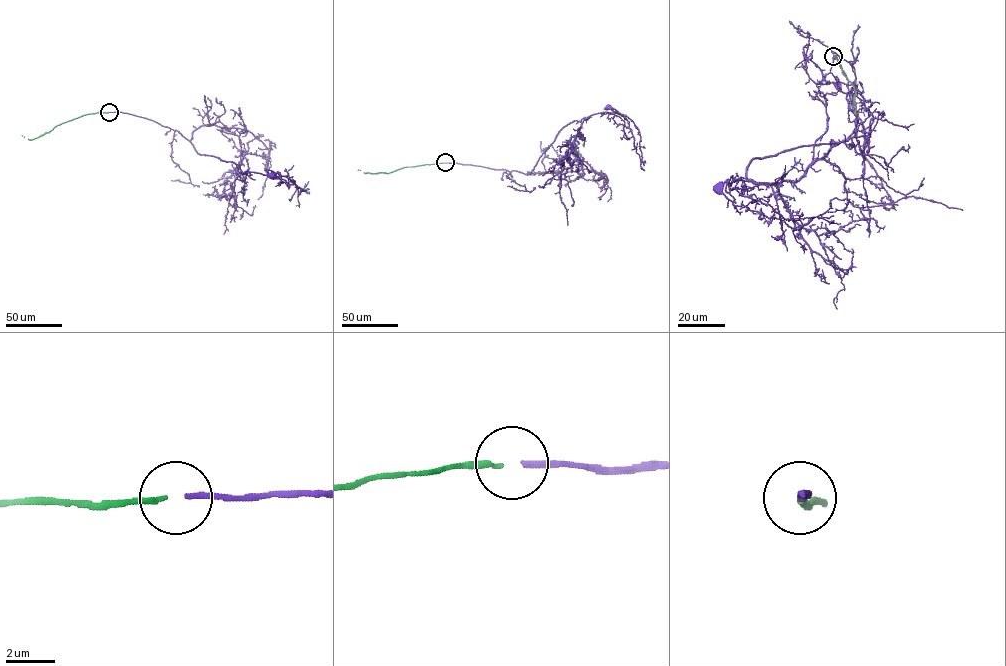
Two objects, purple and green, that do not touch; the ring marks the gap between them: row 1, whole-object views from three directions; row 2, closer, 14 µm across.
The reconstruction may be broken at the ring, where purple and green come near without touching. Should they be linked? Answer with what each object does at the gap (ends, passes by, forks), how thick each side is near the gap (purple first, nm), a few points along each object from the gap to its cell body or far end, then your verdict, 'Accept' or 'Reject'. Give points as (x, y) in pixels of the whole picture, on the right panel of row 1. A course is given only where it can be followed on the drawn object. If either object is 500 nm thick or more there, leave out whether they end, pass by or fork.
At the ring purple ends. At the ring green ends. Thickness 240 nm (purple) against 200 nm. Course of purple: (833, 56), (858, 116), (852, 133), (755, 157), (750, 180), (719, 187). Course of green: (833, 56), (855, 92), (854, 113), (848, 103). Accept

